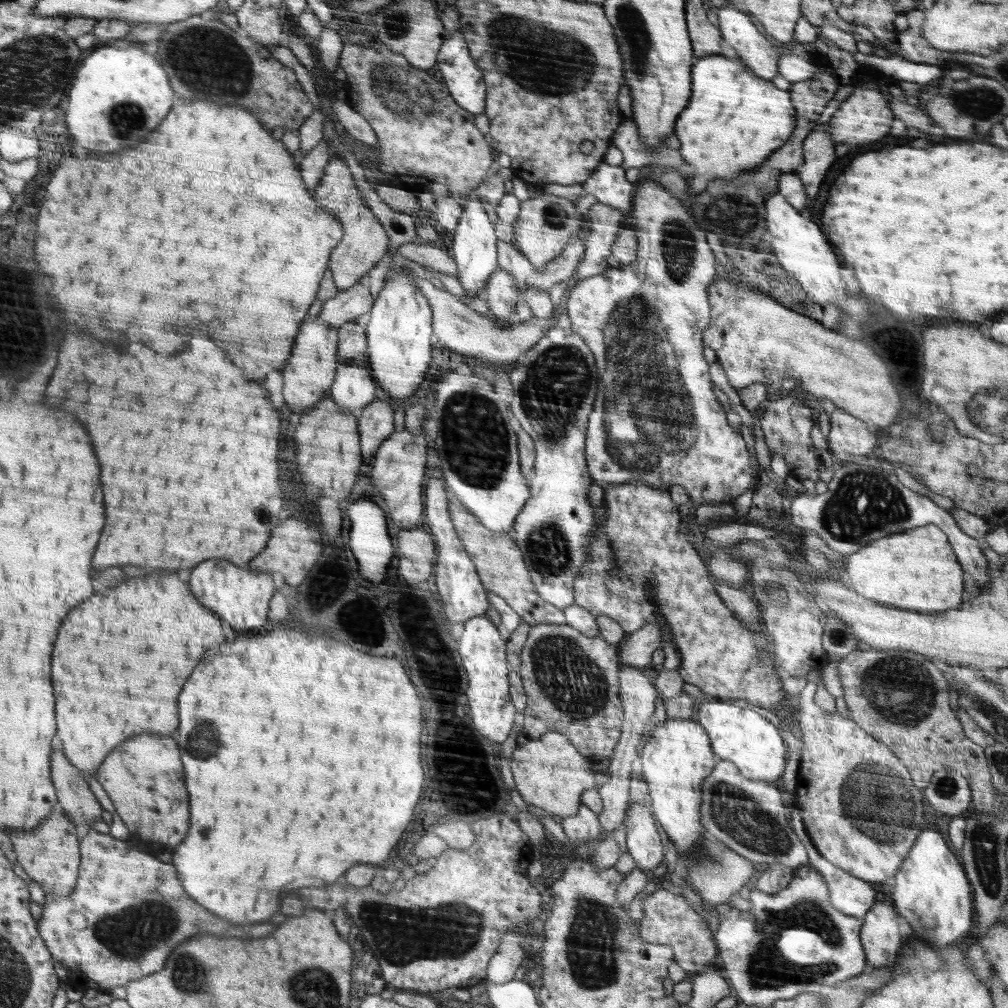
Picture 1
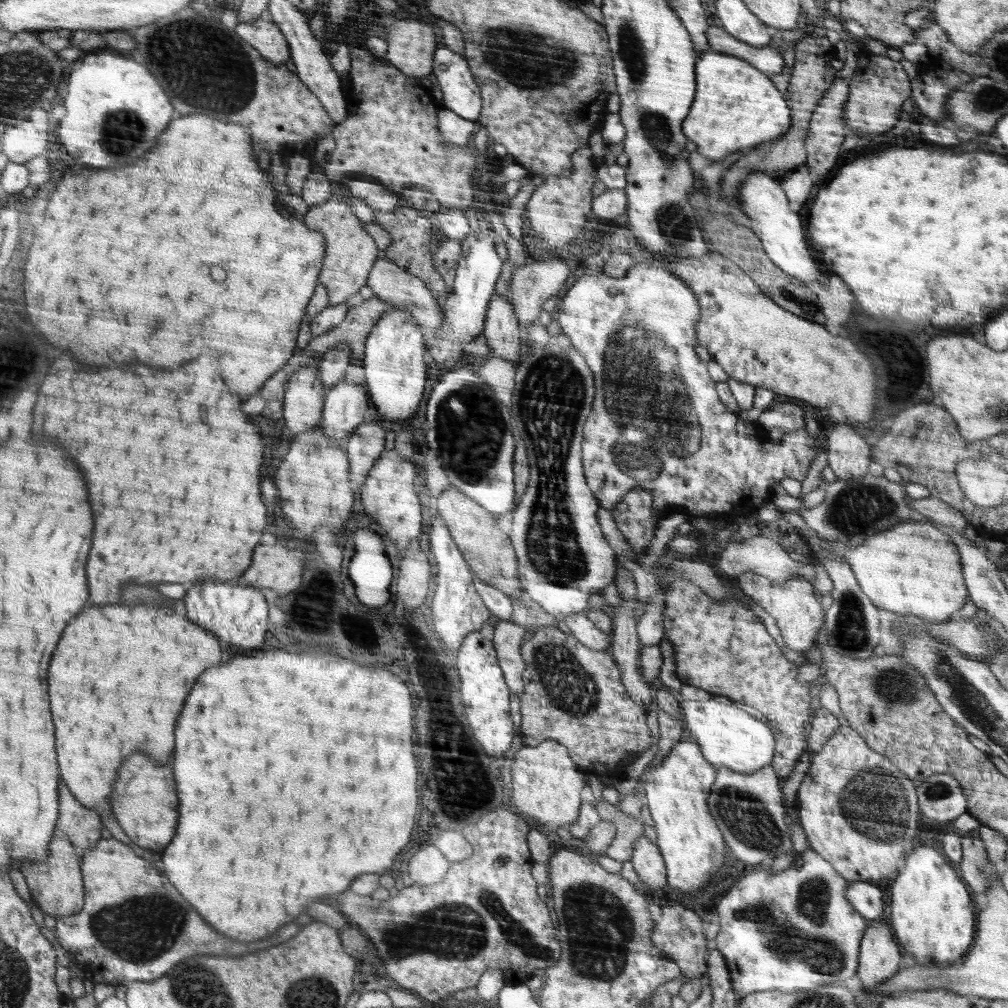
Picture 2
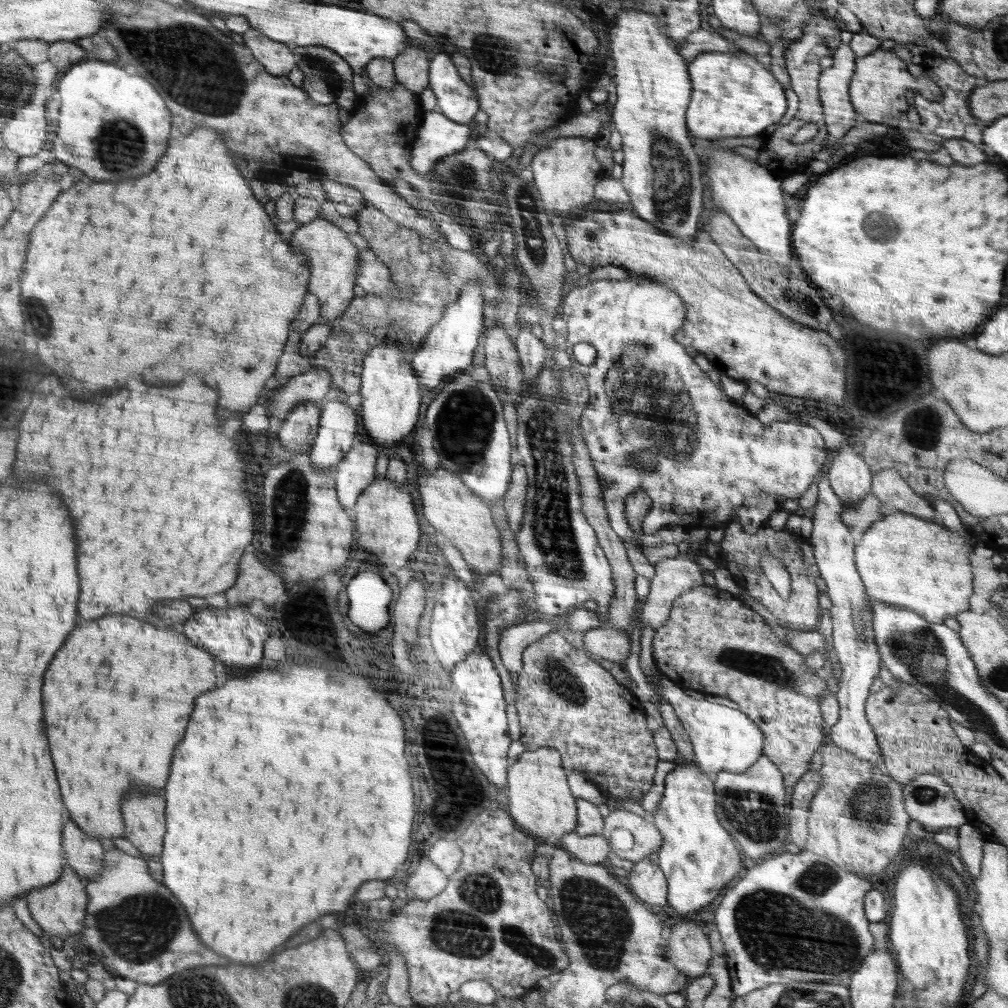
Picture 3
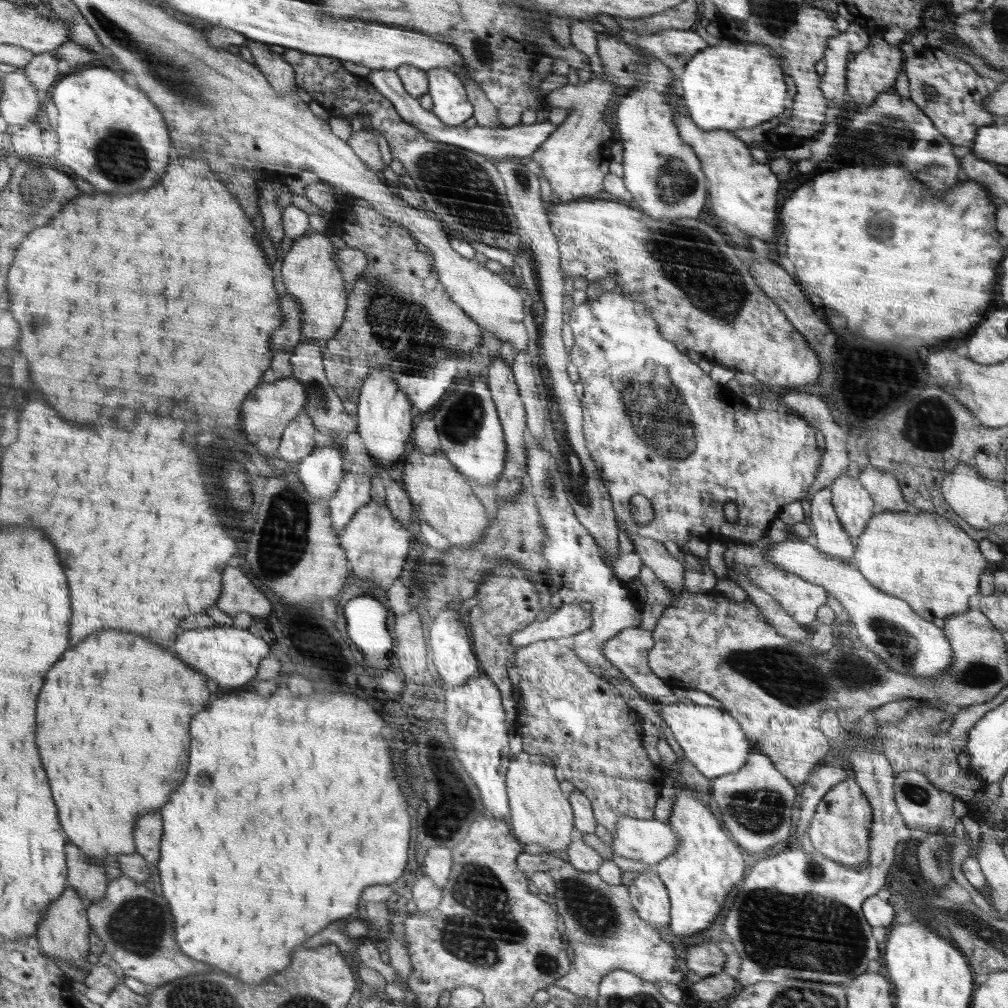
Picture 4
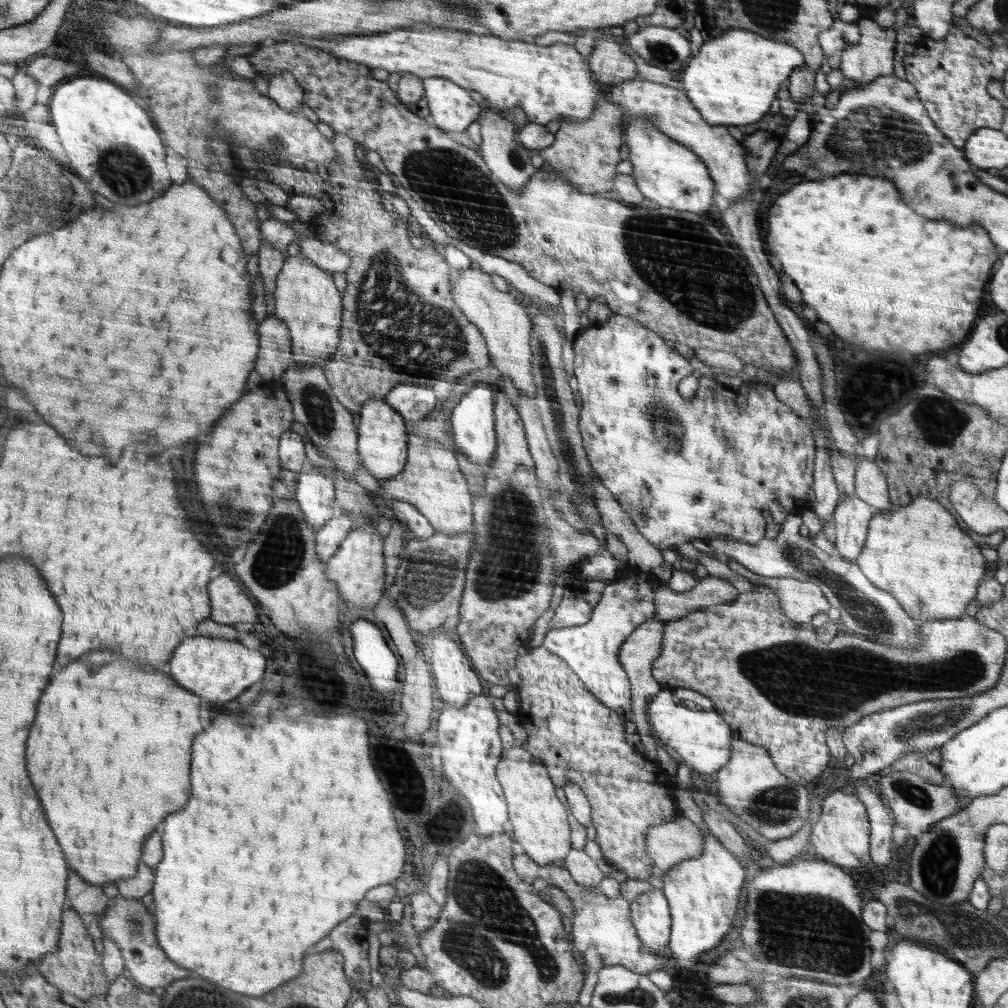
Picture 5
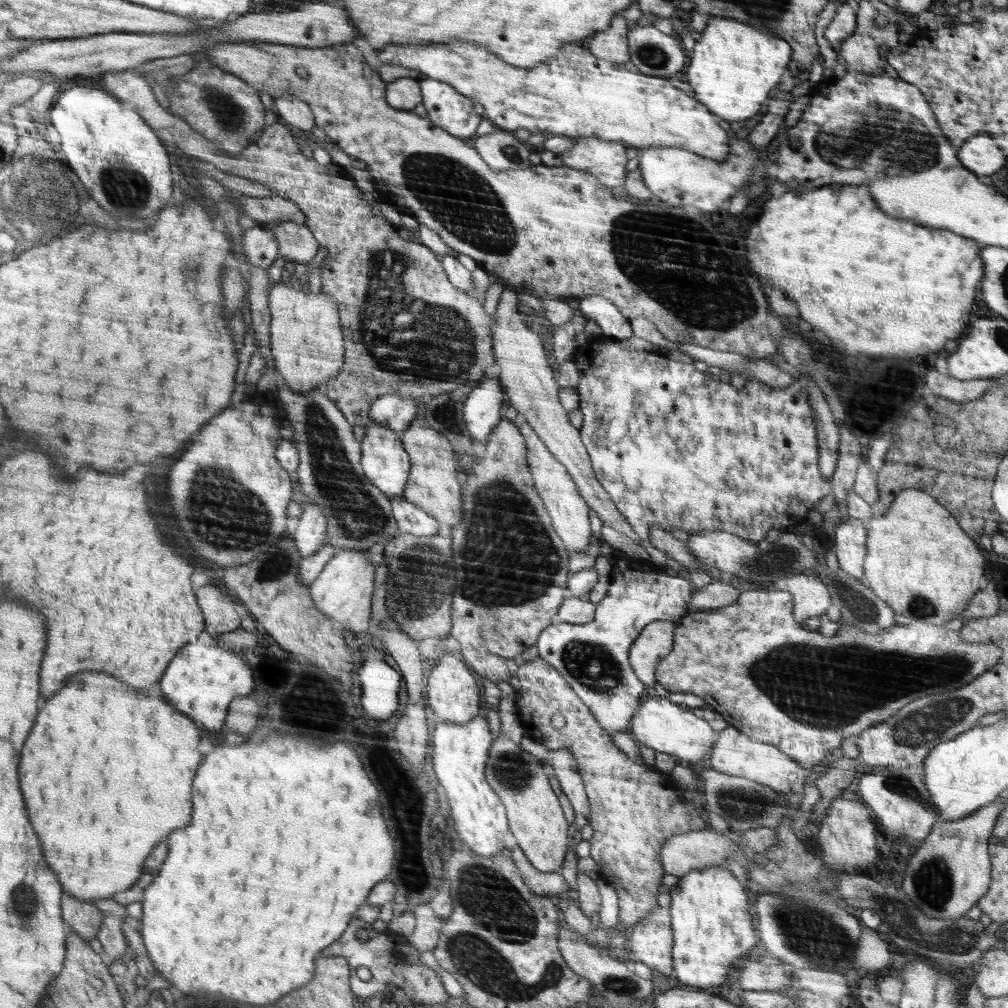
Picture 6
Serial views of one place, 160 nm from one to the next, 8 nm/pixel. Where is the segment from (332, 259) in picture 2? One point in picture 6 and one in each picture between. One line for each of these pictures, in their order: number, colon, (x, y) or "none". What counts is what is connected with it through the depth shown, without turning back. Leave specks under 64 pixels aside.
3: (335, 262)
4: (309, 273)
5: (306, 298)
6: (308, 346)

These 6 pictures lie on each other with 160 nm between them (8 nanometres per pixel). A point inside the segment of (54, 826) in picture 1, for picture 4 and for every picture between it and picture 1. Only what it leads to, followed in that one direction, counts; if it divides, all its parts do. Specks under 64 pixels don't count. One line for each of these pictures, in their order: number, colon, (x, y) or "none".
2: (56, 884)
3: (59, 909)
4: (63, 933)

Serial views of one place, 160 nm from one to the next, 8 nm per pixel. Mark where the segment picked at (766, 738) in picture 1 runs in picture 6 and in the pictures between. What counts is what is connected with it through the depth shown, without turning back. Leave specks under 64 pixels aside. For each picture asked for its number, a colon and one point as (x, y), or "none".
2: (728, 737)
3: (724, 739)
4: (713, 740)
5: (703, 739)
6: (660, 724)

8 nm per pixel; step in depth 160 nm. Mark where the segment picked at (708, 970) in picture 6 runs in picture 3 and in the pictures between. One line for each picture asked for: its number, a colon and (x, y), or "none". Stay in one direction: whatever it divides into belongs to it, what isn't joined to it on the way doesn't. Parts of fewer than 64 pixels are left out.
3: (698, 857)
4: (700, 874)
5: (703, 893)

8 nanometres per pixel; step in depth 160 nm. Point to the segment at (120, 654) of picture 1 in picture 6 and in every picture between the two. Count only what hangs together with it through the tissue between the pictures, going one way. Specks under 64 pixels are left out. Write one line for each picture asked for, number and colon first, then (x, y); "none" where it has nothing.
2: (100, 724)
3: (103, 747)
4: (105, 769)
5: (137, 743)
6: (140, 747)

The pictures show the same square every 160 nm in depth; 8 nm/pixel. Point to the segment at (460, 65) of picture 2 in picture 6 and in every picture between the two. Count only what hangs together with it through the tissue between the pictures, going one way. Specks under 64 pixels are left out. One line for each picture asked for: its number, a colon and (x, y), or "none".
3: (457, 101)
4: (451, 106)
5: (451, 108)
6: (447, 107)

